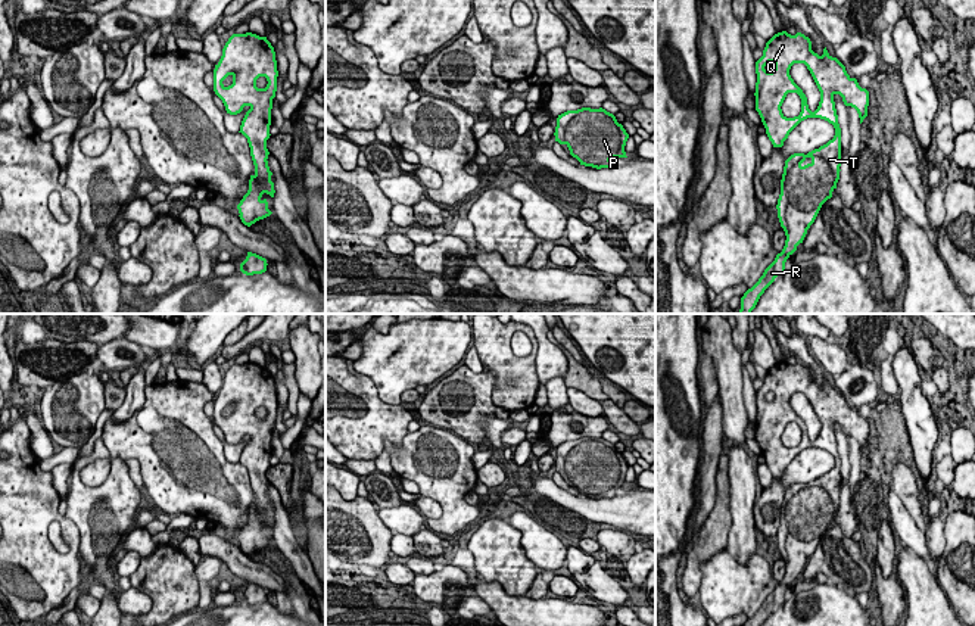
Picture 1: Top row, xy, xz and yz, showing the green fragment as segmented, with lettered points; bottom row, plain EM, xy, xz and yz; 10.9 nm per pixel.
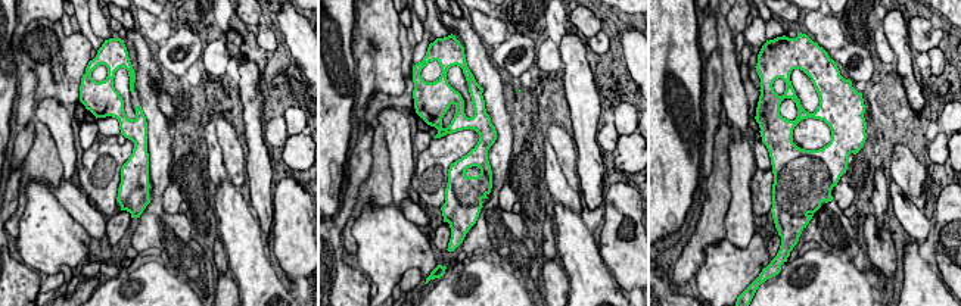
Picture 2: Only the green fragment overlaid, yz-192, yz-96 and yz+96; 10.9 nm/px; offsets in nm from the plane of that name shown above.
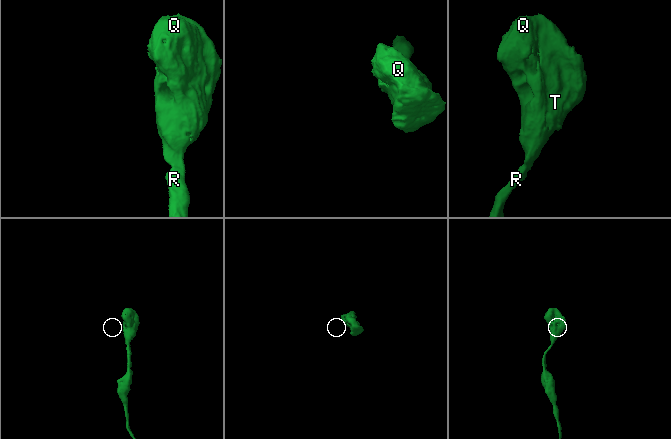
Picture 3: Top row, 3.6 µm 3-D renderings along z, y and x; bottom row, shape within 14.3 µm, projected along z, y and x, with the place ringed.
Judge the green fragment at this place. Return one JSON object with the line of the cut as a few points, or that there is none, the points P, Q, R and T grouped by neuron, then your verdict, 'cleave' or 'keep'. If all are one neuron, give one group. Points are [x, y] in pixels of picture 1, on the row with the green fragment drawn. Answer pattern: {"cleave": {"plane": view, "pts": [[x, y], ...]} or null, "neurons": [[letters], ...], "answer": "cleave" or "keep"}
{"cleave": null, "neurons": [["P", "Q", "R", "T"]], "answer": "keep"}

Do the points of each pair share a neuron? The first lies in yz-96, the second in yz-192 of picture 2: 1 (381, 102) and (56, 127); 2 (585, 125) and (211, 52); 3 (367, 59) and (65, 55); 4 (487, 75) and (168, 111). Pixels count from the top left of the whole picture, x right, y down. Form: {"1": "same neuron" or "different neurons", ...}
{"1": "different neurons", "2": "different neurons", "3": "different neurons", "4": "different neurons"}

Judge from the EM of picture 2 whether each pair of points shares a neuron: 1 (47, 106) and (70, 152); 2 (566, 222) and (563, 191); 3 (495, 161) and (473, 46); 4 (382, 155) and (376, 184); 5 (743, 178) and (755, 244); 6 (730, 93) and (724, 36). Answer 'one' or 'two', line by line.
1: one
2: two
3: one
4: one
5: two
6: one

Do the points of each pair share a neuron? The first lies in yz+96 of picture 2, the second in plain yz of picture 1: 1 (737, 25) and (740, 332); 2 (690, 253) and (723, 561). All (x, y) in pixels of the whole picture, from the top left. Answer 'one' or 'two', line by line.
1: one
2: two

